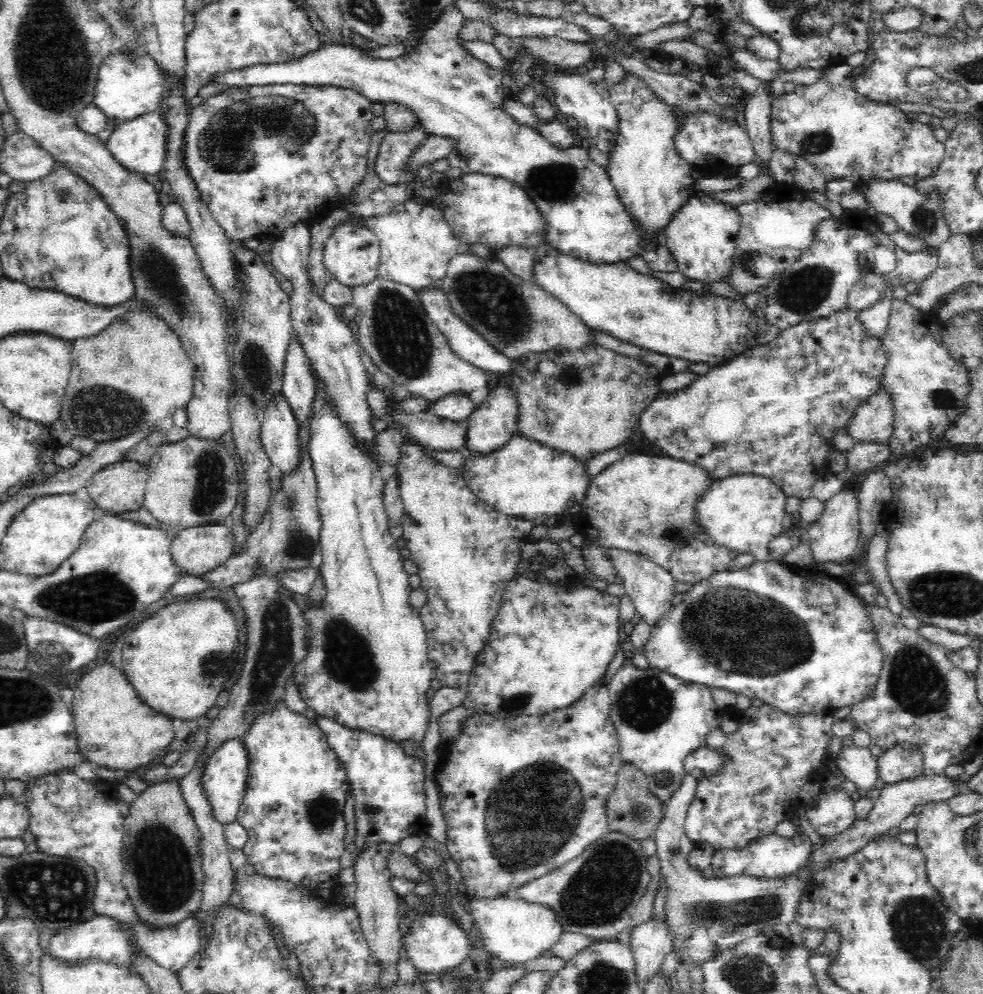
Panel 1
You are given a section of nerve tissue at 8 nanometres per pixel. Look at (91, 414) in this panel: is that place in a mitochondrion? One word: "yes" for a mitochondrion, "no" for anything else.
yes

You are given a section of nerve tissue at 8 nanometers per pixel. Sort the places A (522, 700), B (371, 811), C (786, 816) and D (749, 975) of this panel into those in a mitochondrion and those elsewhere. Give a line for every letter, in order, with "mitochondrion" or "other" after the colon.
A: mitochondrion
B: mitochondrion
C: other
D: mitochondrion

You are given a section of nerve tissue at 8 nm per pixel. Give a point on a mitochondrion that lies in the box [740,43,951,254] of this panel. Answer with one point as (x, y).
(819, 142)

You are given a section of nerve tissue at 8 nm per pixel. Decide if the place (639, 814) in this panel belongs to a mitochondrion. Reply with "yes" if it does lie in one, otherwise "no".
yes

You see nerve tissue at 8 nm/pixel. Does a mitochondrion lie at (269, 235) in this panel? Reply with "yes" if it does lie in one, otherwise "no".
no

